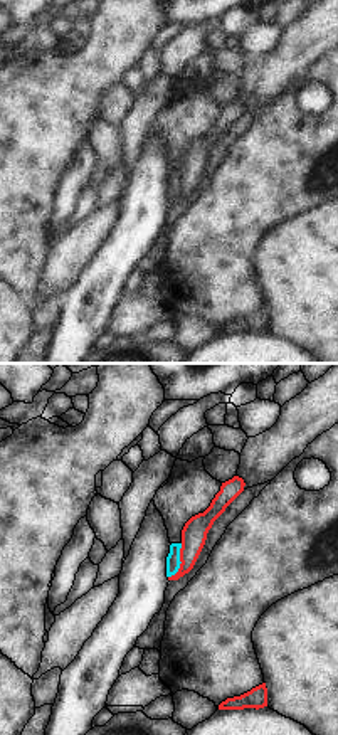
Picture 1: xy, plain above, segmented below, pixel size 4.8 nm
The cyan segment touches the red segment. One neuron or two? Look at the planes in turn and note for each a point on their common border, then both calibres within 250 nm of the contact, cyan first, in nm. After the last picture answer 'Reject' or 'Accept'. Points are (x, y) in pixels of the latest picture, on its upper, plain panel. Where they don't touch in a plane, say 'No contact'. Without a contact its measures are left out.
Touches cyan at (180, 185). Thickness 70 nm (cyan) against 120 nm.

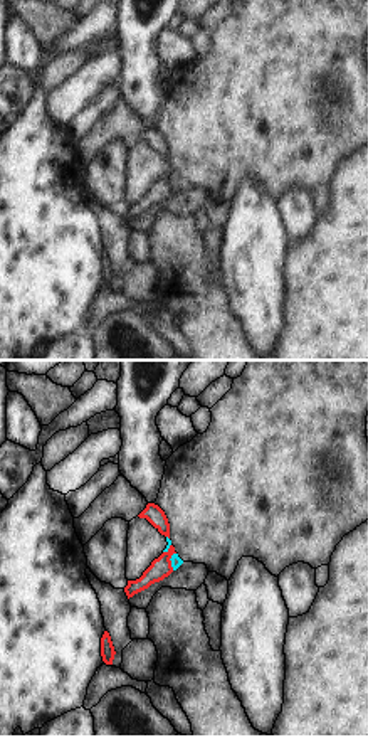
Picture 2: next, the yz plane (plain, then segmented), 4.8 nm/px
Touches cyan at (170, 182). Thickness 50 nm (cyan) against 100 nm.

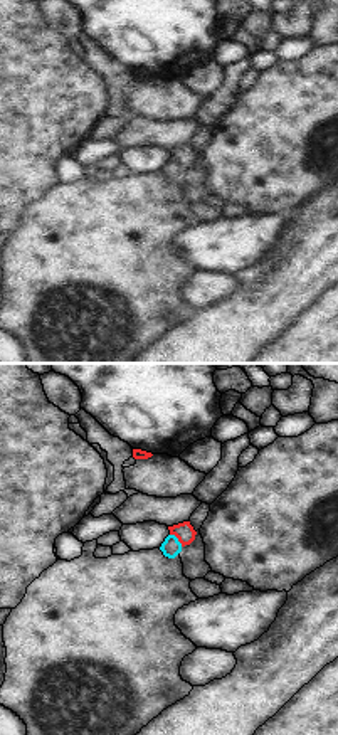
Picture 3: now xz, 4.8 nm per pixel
Touches cyan at (177, 162). Thickness 90 nm (cyan) against 90 nm.

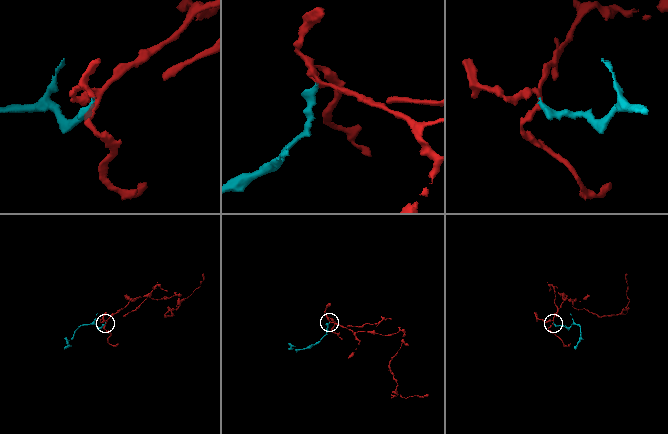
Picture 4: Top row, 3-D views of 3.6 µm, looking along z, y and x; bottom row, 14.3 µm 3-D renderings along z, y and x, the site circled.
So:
Reject.

